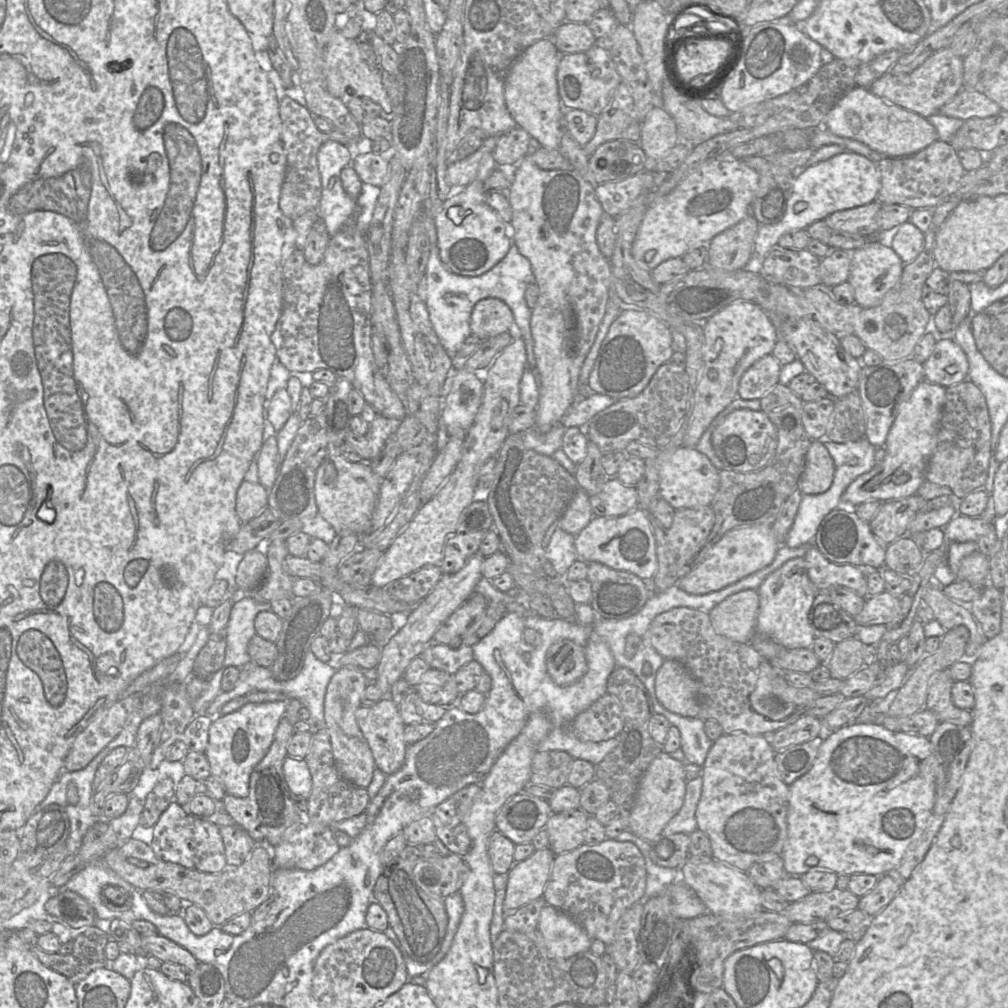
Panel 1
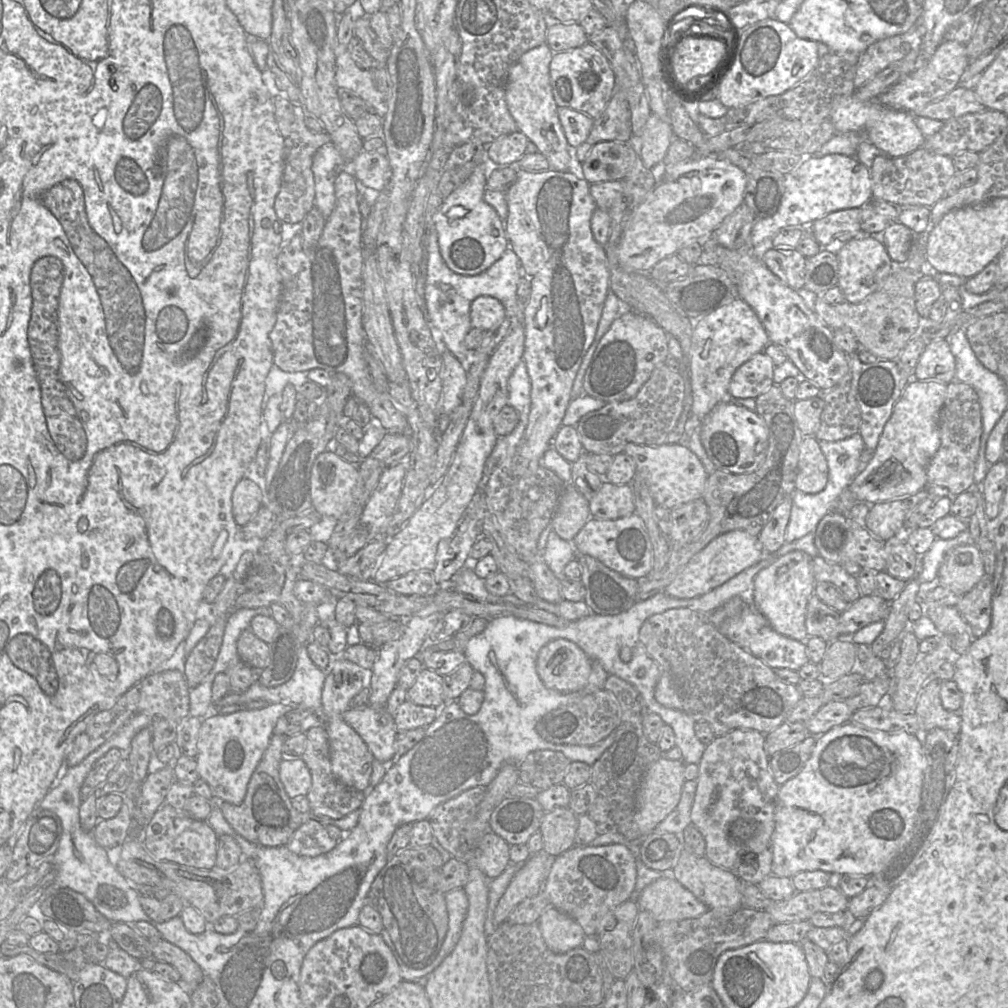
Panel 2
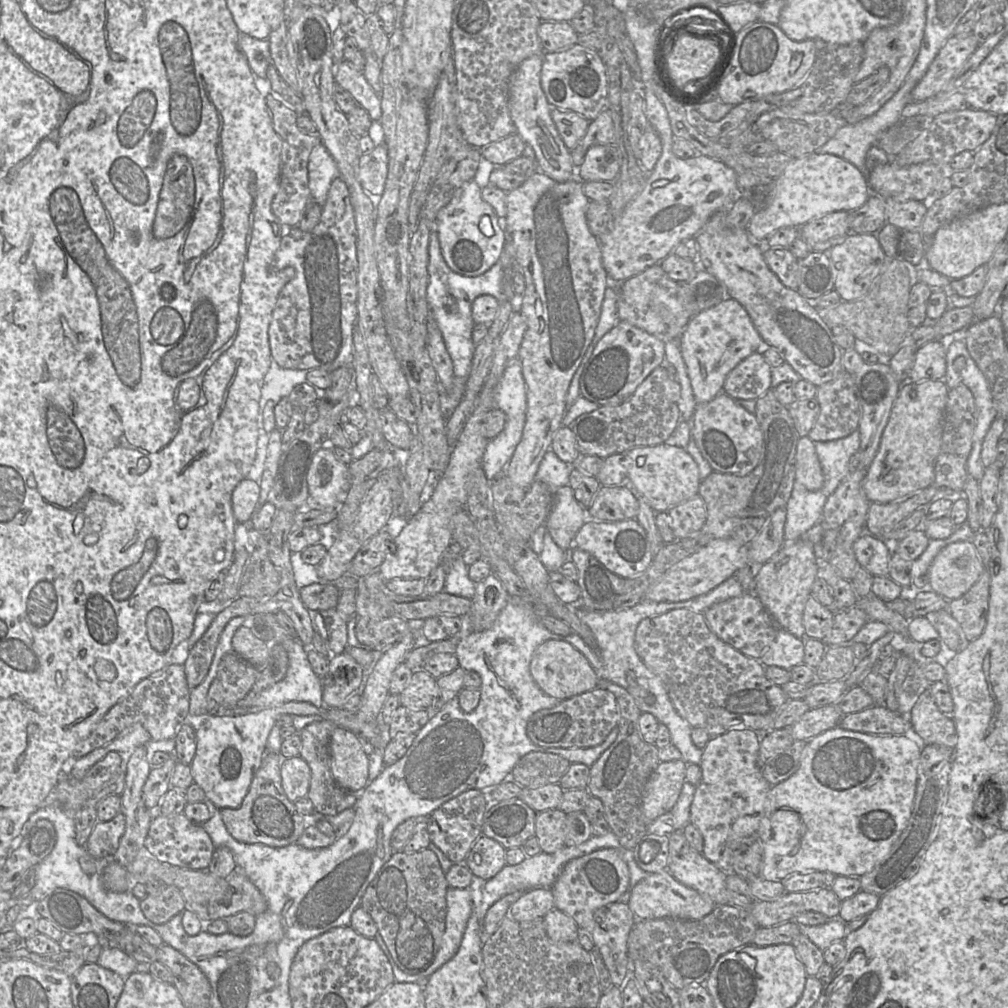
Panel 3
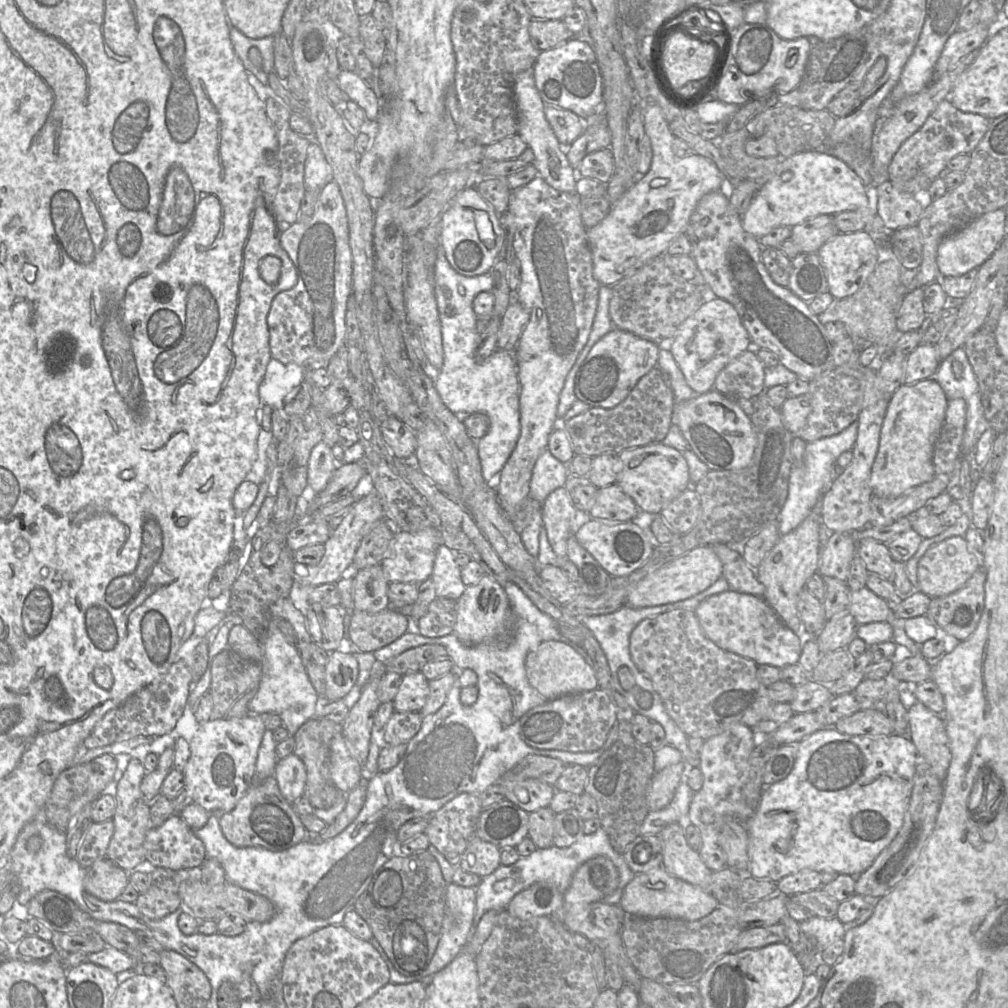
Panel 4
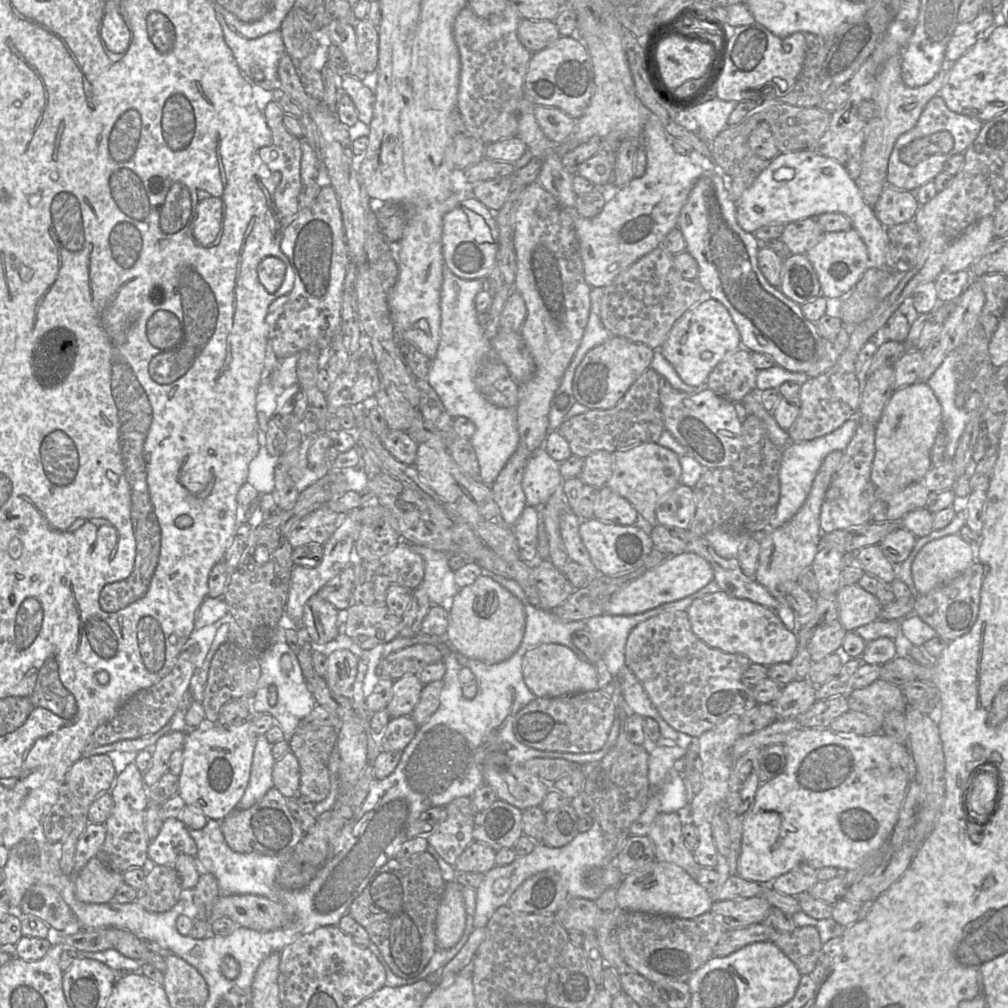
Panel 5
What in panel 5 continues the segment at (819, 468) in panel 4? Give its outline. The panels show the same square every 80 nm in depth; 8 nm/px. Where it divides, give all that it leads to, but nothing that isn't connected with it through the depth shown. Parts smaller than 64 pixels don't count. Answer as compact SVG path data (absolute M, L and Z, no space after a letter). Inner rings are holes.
M858 416L852 417L829 434L811 441L790 442L782 449L782 459L779 470L780 497L776 512L770 519L769 529L781 527L797 513L805 502L825 457L835 450L845 450L855 433L858 423Z

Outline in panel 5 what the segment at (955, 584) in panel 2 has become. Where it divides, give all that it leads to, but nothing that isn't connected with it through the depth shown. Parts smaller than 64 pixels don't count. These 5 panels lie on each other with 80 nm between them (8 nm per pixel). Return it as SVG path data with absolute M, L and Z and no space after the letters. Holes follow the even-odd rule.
M958 533L924 545L911 565L916 593L926 594L955 579L976 561L975 552Z

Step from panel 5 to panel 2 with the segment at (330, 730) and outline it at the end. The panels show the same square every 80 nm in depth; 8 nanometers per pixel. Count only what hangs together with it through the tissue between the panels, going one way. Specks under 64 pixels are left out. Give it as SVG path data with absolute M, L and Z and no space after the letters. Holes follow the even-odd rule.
M323 726L312 727L305 734L307 743L301 759L306 763L312 777L312 786L306 796L310 804L310 814L313 817L340 819L347 814L360 809L366 793L344 785L336 779L332 772L327 729Z

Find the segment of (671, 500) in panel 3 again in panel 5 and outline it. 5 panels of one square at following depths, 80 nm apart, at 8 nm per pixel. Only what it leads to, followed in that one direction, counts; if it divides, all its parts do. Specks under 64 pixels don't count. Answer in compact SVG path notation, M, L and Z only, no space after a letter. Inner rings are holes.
M641 443L611 453L612 475L606 486L629 501L639 515L640 525L645 525L648 532L658 524L656 507L659 501L669 495L681 482L679 456L657 443Z

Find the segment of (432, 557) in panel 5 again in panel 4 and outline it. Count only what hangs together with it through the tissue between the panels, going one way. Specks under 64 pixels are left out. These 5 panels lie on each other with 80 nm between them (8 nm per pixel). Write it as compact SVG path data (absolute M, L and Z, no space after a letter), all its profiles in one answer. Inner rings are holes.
M443 544L437 548L431 579L435 585L437 597L457 601L466 586L461 580L461 568L455 562L454 552Z

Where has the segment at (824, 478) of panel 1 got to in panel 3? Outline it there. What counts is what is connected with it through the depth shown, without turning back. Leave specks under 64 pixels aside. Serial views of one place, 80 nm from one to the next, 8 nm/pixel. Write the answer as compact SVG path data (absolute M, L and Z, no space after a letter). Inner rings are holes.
M800 437L797 443L795 481L802 484L808 491L817 491L824 483L815 444L809 437Z

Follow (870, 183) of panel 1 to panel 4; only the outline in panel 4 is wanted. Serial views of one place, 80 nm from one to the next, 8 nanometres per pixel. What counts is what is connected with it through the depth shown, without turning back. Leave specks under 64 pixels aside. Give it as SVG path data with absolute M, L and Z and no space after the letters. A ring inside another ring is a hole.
M807 150L781 159L774 175L758 188L741 222L745 231L759 239L775 227L793 227L818 215L857 210L868 203L869 191L845 162L824 150ZM785 171L793 174L788 181L781 179Z

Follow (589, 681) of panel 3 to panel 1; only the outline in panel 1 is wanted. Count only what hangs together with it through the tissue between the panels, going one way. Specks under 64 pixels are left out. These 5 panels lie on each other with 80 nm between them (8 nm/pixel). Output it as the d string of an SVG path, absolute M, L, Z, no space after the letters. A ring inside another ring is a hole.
M570 640L552 644L546 653L545 661L549 677L559 686L577 682L588 669L584 648Z

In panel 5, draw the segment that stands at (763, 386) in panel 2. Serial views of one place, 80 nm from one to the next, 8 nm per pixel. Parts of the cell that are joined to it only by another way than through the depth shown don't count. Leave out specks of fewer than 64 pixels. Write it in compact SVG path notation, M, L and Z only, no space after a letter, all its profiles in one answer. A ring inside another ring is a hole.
M738 349L727 354L710 372L706 387L732 402L741 401L744 396L757 389L757 372L751 354Z

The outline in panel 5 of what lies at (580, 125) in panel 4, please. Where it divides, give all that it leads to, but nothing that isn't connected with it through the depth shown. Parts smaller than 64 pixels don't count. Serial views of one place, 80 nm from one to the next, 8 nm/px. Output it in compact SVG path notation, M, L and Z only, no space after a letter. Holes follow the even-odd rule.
M535 105L534 114L544 135L553 143L562 143L573 131L576 120L555 107Z

